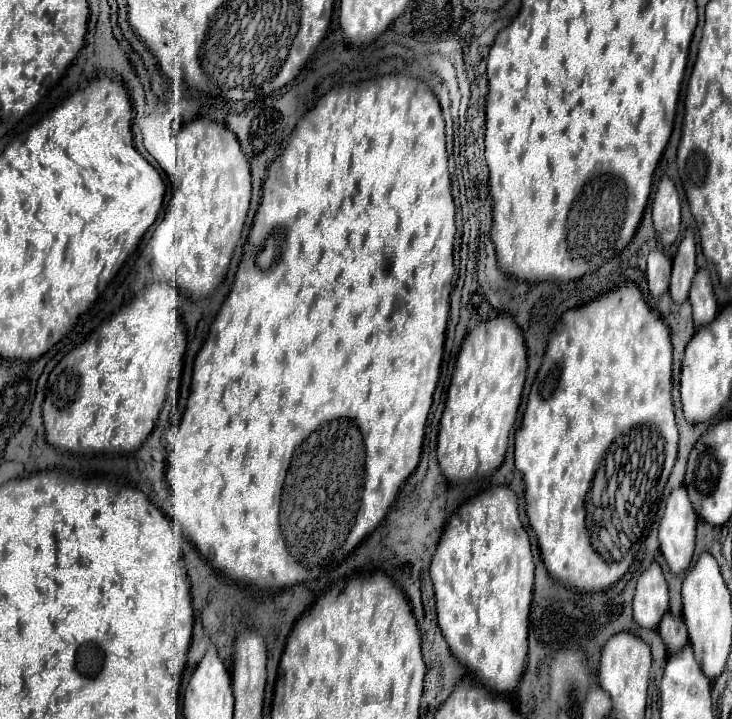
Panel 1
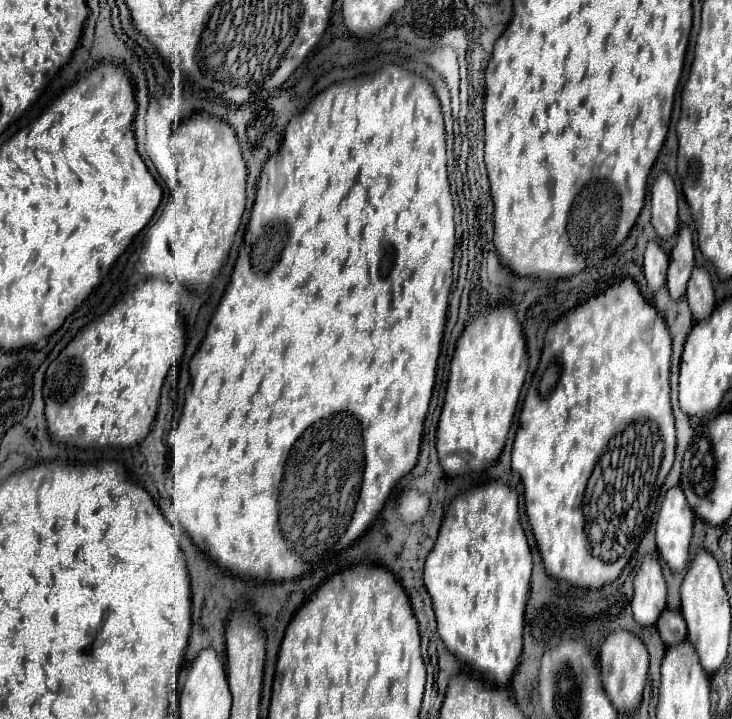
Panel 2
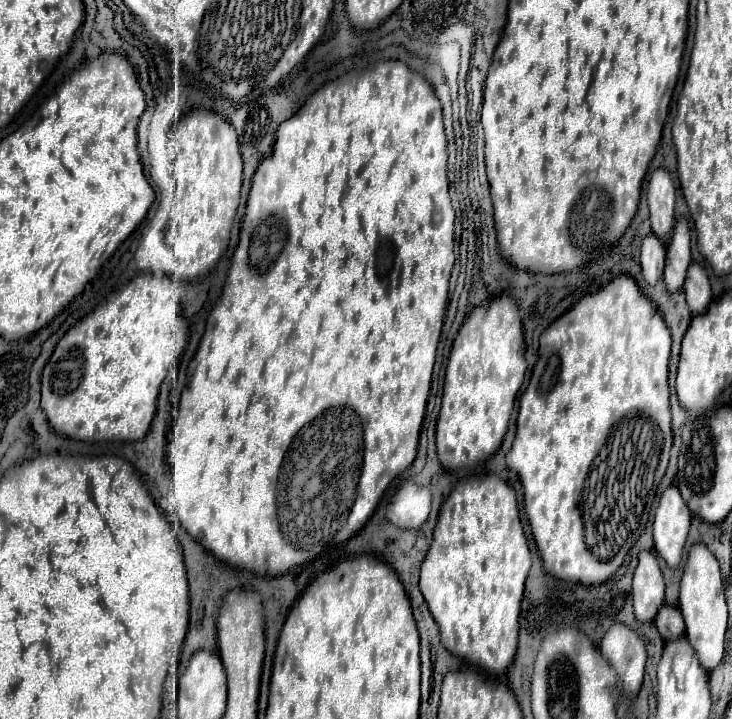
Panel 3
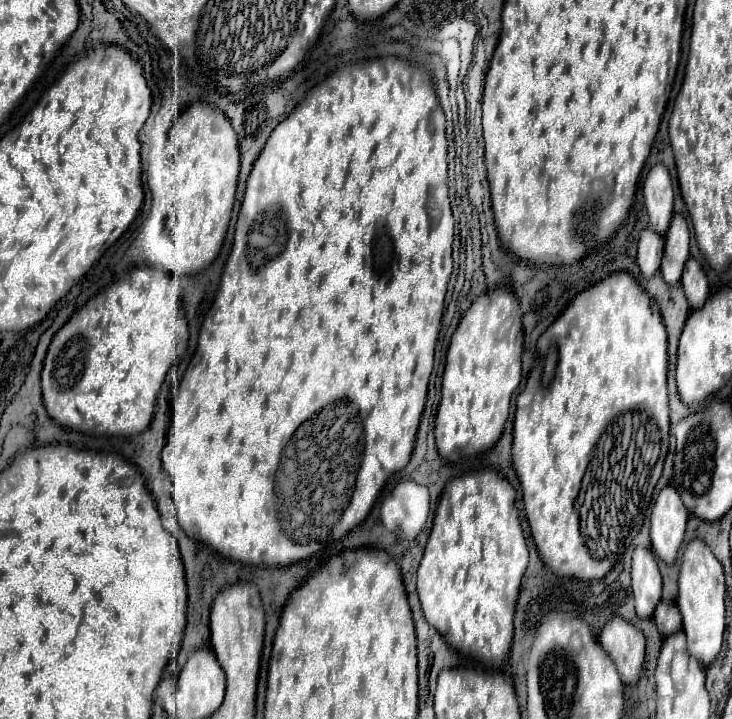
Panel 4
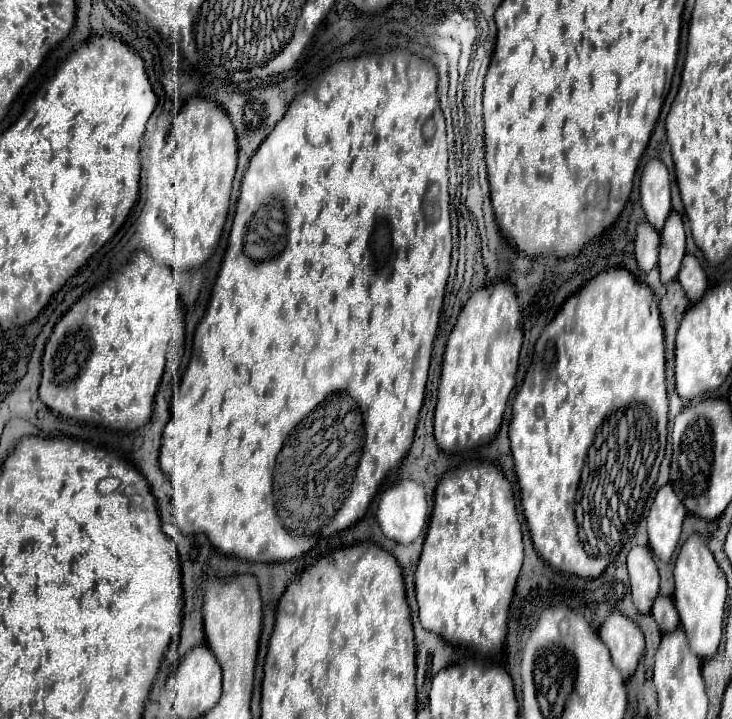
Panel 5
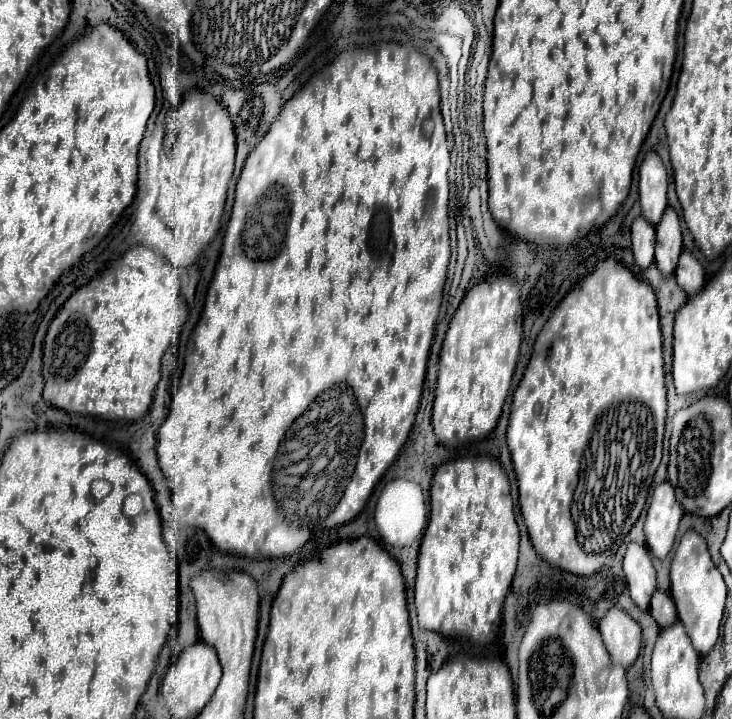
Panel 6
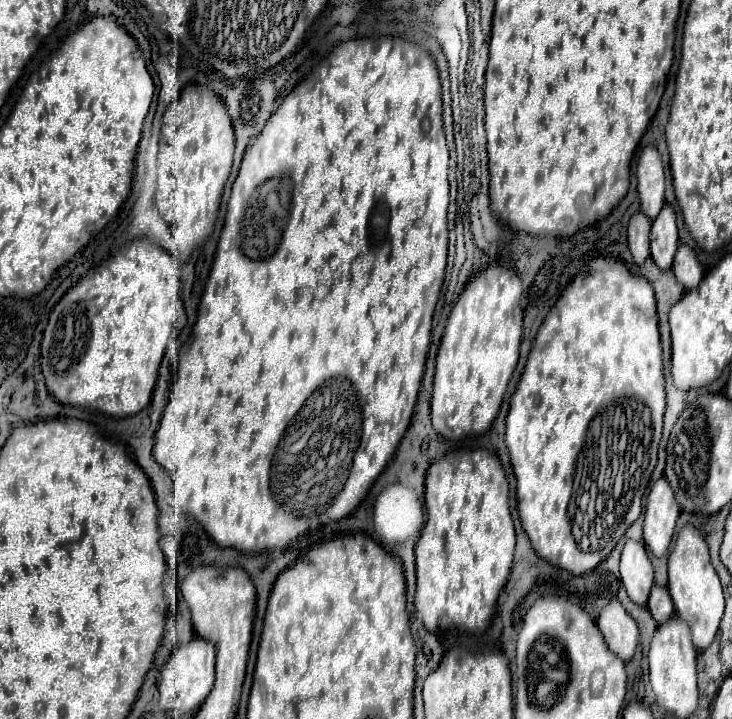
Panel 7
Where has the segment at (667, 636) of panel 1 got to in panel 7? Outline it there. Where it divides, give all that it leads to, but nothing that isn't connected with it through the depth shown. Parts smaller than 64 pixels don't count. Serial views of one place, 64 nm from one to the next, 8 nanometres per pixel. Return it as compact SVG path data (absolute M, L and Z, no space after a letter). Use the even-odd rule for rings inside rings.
M656 584L652 586L652 592L650 592L646 606L656 622L666 622L674 614L674 604L672 604L668 590L662 586L656 586Z

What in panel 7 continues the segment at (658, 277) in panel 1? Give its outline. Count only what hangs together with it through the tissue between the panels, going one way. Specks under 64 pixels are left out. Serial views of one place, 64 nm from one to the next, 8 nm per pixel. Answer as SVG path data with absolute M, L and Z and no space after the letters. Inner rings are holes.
M636 212L628 222L628 248L636 264L644 264L644 260L650 256L650 226L652 220L642 212Z

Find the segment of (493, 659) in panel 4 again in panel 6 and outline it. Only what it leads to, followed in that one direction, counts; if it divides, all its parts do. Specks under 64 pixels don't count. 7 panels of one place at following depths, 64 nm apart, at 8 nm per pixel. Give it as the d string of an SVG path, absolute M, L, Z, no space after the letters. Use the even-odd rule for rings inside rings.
M462 456L438 466L430 484L430 522L418 554L420 628L490 642L500 626L504 596L516 572L518 540L510 484L496 458Z

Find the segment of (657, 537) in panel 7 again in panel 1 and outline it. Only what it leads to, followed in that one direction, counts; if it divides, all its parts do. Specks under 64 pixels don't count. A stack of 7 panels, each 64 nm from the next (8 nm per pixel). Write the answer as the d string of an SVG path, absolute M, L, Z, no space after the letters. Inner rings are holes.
M682 486L674 488L666 500L666 510L658 528L660 552L672 574L684 572L692 562L696 520L698 516L686 496L686 490Z

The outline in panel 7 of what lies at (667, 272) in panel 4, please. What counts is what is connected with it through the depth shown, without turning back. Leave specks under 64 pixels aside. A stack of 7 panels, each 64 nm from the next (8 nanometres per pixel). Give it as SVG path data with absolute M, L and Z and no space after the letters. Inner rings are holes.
M664 204L650 230L650 256L660 268L670 268L678 246L676 214L670 204Z

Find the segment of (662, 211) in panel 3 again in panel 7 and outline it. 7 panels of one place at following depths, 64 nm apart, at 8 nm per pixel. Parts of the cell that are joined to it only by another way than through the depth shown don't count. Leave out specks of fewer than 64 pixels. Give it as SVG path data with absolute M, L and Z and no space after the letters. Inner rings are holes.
M646 146L640 152L636 178L640 208L652 220L660 212L660 206L664 206L664 168L656 146Z

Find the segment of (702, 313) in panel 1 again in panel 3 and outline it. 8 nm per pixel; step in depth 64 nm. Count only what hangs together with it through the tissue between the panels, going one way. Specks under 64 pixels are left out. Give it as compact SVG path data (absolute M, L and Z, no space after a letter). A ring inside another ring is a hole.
M692 262L688 266L688 274L686 274L686 282L684 282L684 294L686 294L686 302L688 302L694 316L702 314L708 308L708 302L712 300L712 290L710 290L706 270L696 262Z

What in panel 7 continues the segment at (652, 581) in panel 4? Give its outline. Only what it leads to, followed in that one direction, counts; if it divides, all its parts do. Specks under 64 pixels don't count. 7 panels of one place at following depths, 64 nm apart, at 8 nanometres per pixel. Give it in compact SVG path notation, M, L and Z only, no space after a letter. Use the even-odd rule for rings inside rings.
M626 540L620 558L620 580L632 602L644 606L648 600L648 590L652 588L652 564L648 560L646 546L636 540Z

